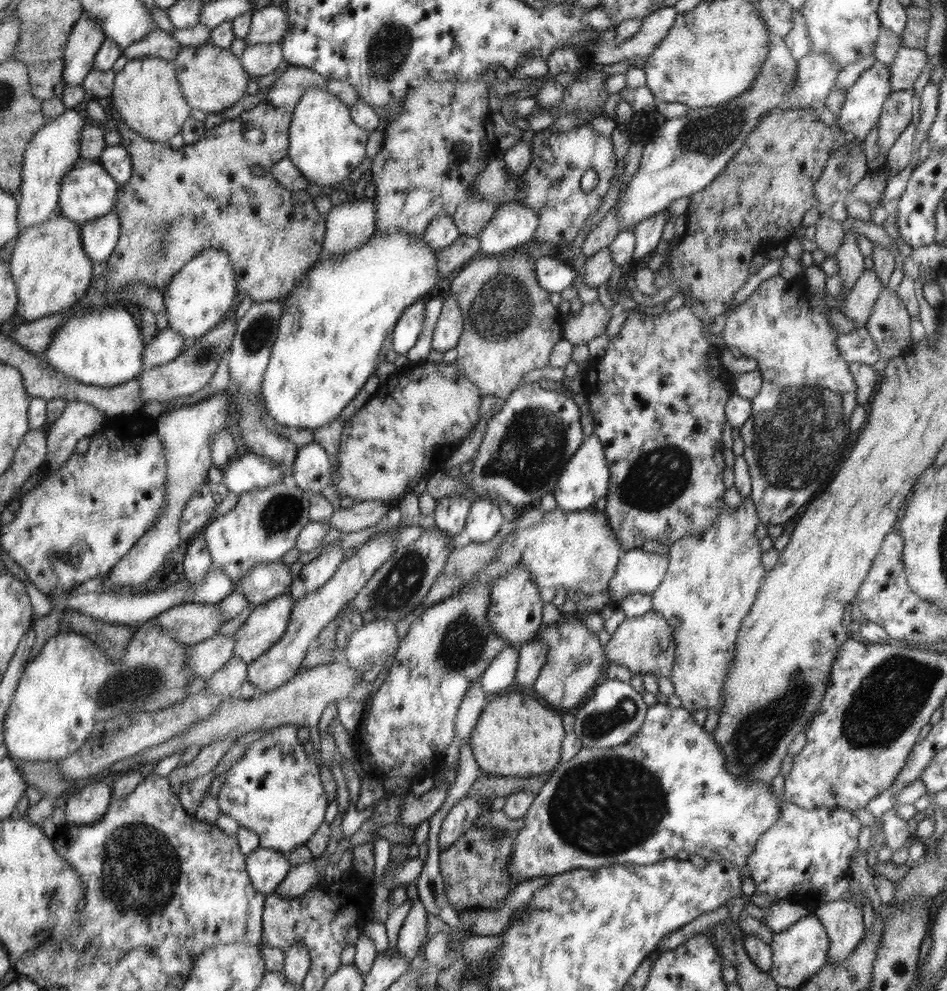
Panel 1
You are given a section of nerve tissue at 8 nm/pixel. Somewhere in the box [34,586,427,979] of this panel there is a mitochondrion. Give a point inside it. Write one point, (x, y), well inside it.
(123, 845)

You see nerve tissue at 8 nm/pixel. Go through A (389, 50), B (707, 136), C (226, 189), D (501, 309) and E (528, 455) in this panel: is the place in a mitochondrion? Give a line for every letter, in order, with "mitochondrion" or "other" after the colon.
A: mitochondrion
B: mitochondrion
C: other
D: mitochondrion
E: mitochondrion

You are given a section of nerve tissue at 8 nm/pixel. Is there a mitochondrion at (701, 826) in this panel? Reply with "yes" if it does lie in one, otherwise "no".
no

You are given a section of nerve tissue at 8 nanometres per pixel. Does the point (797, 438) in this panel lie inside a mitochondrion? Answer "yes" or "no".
yes

